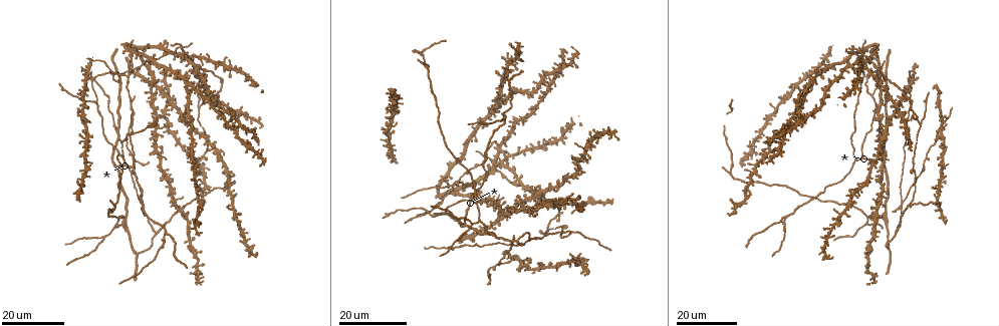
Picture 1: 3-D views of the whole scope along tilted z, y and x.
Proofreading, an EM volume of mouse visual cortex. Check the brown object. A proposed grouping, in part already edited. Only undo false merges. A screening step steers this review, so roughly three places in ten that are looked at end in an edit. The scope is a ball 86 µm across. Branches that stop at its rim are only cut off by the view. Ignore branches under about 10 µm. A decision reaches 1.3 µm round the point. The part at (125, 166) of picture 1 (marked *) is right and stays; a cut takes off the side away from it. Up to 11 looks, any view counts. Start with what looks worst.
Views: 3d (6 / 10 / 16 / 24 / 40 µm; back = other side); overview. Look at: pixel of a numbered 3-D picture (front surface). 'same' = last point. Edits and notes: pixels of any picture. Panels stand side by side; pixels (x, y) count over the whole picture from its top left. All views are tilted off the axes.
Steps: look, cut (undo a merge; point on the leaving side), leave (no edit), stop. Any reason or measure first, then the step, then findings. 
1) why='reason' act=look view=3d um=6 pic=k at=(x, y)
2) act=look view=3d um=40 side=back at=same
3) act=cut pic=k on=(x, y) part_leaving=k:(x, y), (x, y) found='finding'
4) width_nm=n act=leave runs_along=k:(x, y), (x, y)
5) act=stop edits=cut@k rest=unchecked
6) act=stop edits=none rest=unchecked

act=look view=3d um=24 pic=1 at=(921, 122)

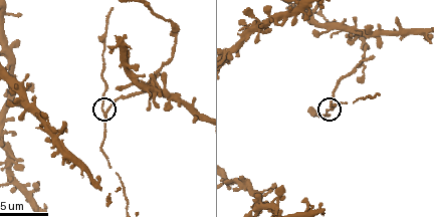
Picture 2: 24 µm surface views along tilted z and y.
why='zoom in' act=look view=3d um=10 pic=2 at=(106, 114)

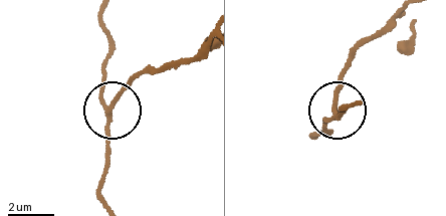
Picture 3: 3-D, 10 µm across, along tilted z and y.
act=look view=3d um=6 pic=3 at=(108, 107)

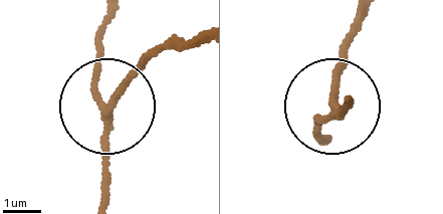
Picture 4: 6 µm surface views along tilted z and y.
arms=3 act=cut pic=4 on=(135, 67) part_leaving=4:(107, 111), (134, 69), (194, 41) found='two cells meet here'

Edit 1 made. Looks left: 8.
act=look view=overview

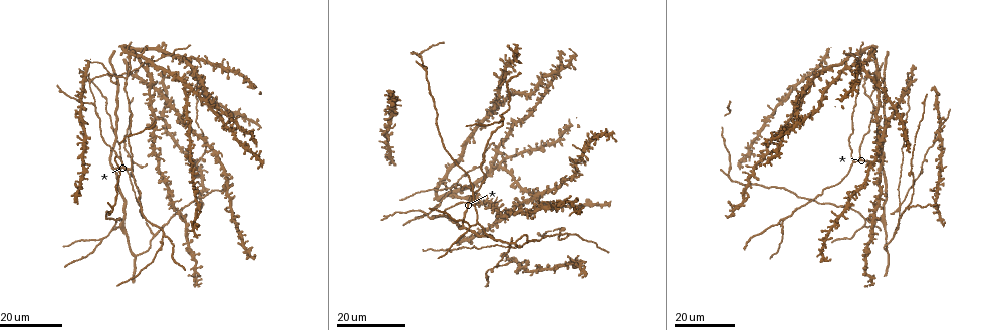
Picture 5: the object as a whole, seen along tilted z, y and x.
why='arms part here' act=look view=3d um=24 pic=5 at=(869, 99)

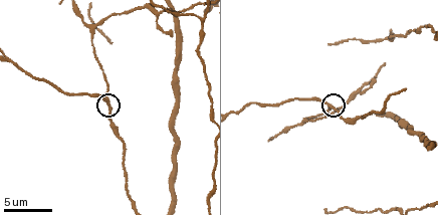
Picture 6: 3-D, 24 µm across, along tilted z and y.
act=look view=3d um=10 pic=6 at=(103, 100)

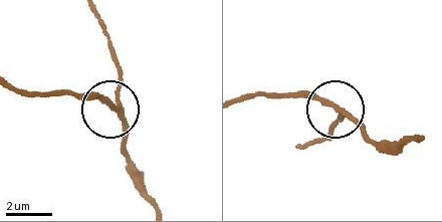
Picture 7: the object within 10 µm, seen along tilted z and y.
why='from behind' act=look view=3d um=10 side=back pic=7 at=(112, 104)

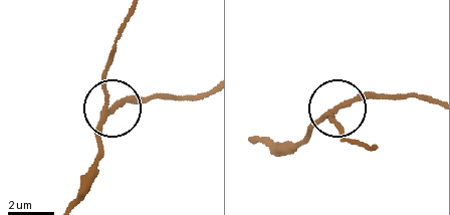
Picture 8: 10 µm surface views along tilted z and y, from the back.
width_nm=200 act=leave runs_along=8:(69, 204), (96, 153), (111, 105), (131, 97), (172, 95) found='one cell here'

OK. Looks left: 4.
why='three arms meet' act=look view=3d um=16 pic=5 at=(853, 161)

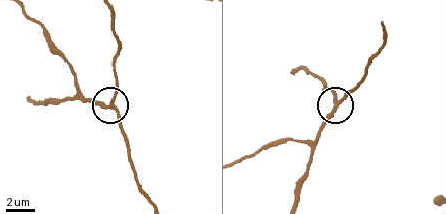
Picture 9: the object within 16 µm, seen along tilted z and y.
act=look view=3d um=6 pic=9 at=(337, 102)

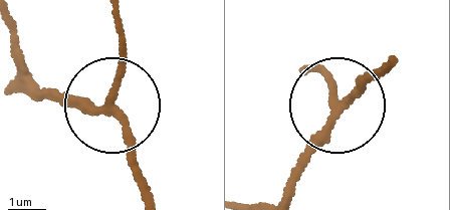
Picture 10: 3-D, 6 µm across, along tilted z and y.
side_arm_um=62 arms=3 act=leave found='all the same cell'

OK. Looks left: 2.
why='arms part here' act=look view=3d um=24 pic=5 at=(901, 203)

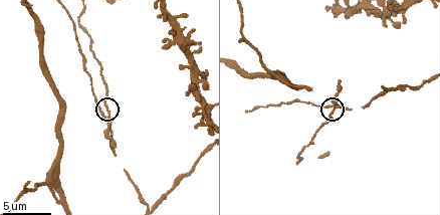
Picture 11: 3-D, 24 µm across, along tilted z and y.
act=look view=3d um=6 pic=11 at=(108, 116)

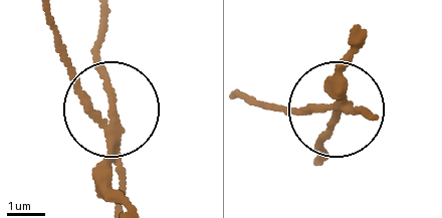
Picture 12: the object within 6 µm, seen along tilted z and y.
width_nm=200 act=cut pic=12 on=(109, 183) part_leaving=12:(117, 130), (99, 19) found='two cells meet here'

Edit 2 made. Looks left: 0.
act=stop edits=cut@4,cut@12 rest=unchecked

